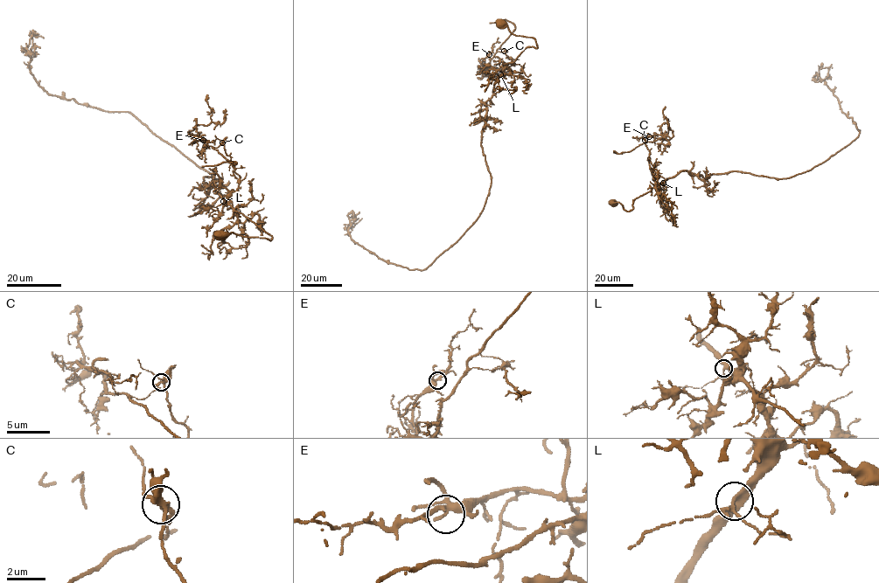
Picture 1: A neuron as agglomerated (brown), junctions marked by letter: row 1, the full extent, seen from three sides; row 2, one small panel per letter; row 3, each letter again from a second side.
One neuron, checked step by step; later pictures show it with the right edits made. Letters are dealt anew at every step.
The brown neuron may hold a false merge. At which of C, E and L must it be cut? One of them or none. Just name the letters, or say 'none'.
C

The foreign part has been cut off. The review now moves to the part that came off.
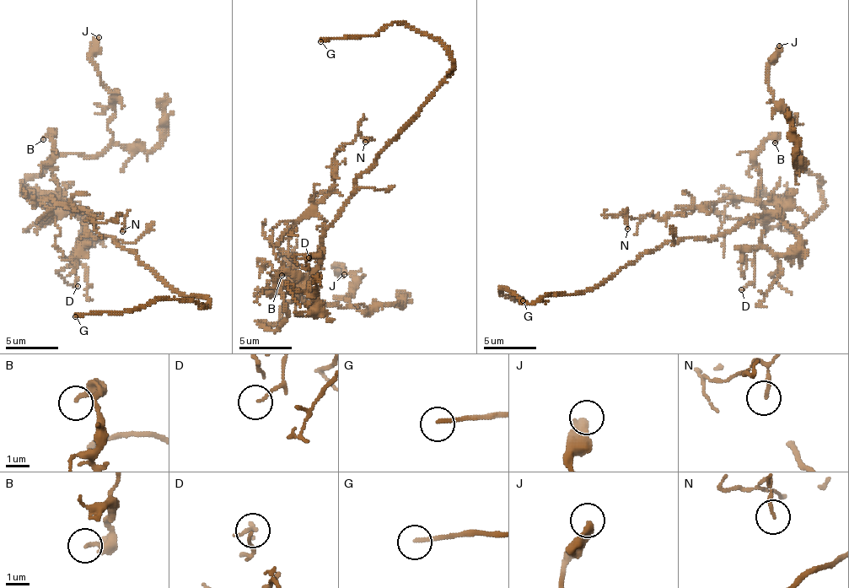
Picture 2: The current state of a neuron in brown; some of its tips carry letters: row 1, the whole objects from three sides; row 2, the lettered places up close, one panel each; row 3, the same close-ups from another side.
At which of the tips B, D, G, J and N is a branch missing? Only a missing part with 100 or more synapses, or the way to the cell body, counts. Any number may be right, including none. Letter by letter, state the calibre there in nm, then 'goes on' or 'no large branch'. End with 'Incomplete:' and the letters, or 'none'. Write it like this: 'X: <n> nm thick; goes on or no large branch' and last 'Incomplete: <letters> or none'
B: 190 nm thick; no large branch
D: 100 nm thick; no large branch
G: 170 nm thick; goes on
J: 420 nm thick; no large branch
N: 130 nm thick; no large branch
Incomplete: G

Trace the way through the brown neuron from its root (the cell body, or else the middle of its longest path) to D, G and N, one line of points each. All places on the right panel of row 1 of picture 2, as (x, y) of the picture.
D: (738, 228), (749, 219), (776, 213), (798, 240), (785, 254), (760, 248), (754, 253), (754, 279), (741, 289)
G: (738, 228), (711, 239), (668, 240), (576, 294), (545, 296), (527, 304), (513, 291), (499, 291), (523, 300)
N: (738, 228), (766, 213), (745, 198), (722, 199), (661, 218), (631, 219), (626, 213), (627, 229)

